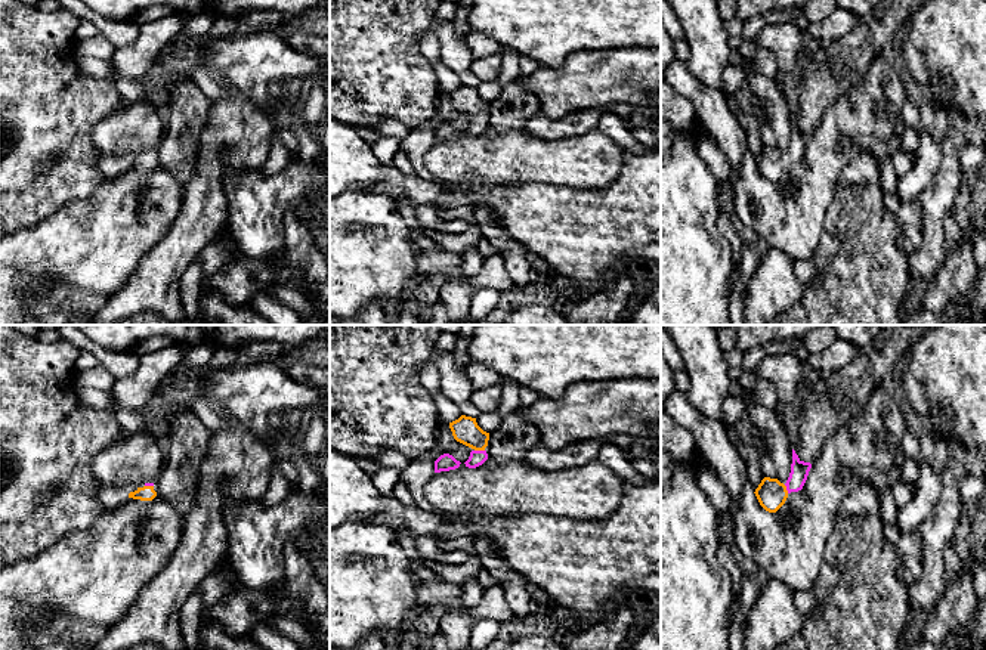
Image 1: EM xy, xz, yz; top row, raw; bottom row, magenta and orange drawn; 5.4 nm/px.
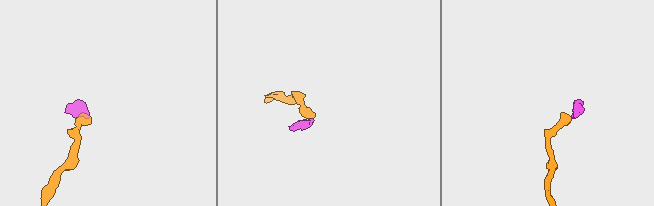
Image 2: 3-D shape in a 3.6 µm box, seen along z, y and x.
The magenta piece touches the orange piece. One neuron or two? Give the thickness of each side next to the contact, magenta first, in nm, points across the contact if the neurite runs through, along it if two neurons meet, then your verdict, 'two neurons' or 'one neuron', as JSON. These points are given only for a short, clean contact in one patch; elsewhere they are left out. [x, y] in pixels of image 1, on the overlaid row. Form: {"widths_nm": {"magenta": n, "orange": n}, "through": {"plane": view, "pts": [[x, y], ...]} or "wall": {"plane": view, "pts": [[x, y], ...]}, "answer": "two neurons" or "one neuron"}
{"widths_nm": {"magenta": 90, "orange": 140}, "through": {"plane": "xz", "pts": [[476, 458], [479, 451], [464, 430]]}, "answer": "one neuron"}

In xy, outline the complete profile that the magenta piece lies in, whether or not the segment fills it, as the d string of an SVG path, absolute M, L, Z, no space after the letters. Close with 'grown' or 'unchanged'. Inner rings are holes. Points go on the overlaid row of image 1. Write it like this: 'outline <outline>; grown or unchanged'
outline M145 483L143 488L137 488L135 492L129 493L129 498L140 499L140 501L152 501L157 496L154 490L154 483Z; grown

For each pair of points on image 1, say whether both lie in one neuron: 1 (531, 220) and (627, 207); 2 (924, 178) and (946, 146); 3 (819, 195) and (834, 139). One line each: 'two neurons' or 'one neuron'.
1: one neuron
2: two neurons
3: one neuron

